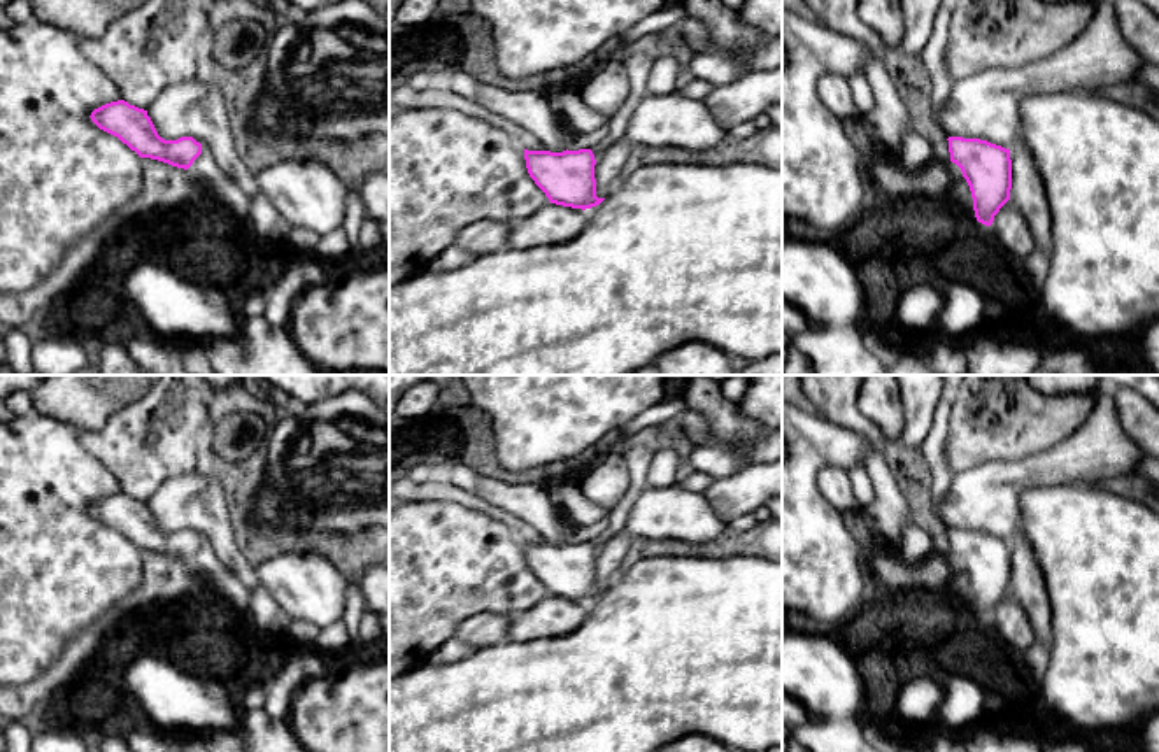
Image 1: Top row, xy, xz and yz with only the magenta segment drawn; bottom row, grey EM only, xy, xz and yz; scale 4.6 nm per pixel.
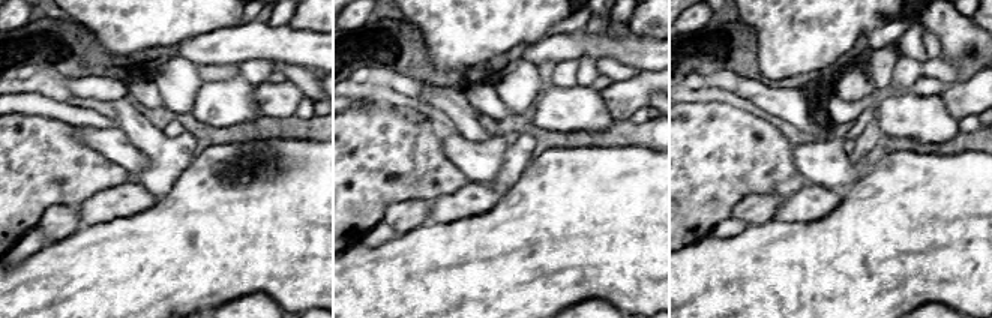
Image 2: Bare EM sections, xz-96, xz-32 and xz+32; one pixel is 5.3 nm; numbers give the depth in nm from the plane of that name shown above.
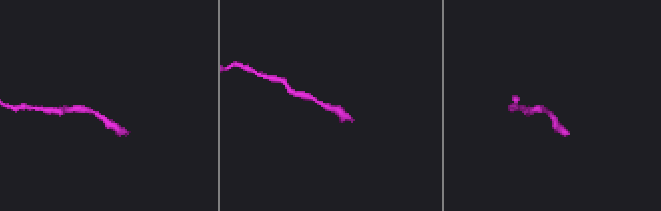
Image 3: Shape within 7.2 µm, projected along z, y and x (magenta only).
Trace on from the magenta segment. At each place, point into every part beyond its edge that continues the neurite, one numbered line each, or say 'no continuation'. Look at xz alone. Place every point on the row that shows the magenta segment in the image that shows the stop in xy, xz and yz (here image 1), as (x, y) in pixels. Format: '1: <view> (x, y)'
no continuation

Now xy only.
no continuation

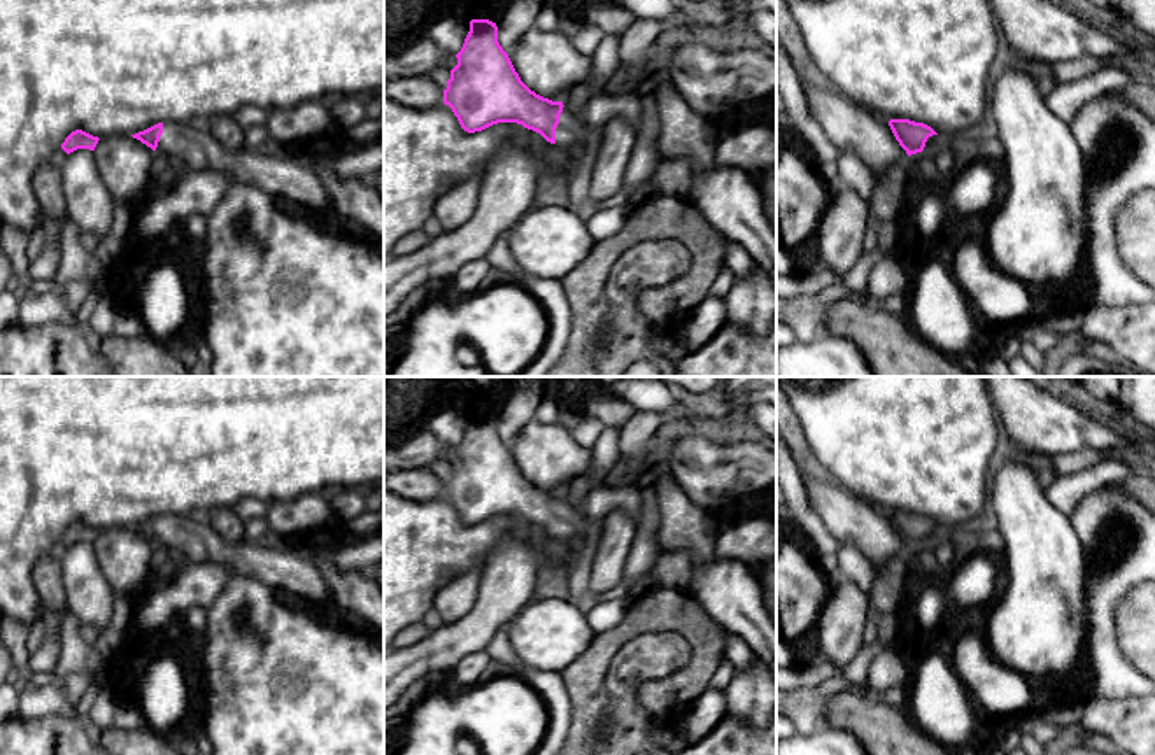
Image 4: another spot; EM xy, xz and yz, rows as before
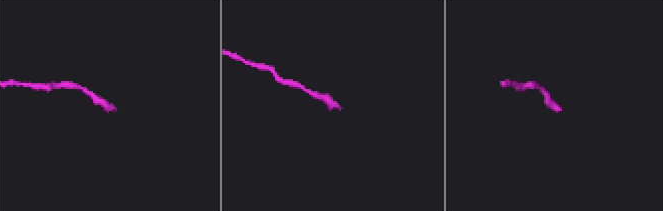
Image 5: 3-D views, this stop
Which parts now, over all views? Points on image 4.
1: xz (582, 141)

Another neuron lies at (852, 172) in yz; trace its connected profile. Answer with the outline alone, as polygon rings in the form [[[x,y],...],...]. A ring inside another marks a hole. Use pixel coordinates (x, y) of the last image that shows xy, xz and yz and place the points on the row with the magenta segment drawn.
[[[852,152],[838,156],[838,184],[852,187],[862,200],[869,201],[873,189],[866,165]]]

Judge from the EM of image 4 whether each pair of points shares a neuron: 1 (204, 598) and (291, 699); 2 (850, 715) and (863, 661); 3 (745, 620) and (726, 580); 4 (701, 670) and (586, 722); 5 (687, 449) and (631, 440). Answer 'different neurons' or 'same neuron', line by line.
1: different neurons
2: different neurons
3: same neuron
4: same neuron
5: different neurons

